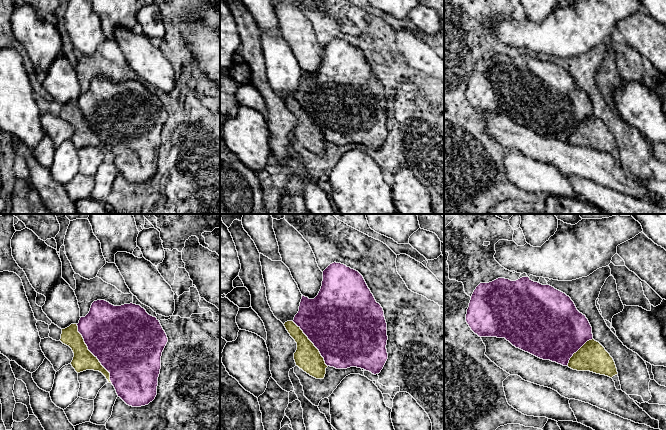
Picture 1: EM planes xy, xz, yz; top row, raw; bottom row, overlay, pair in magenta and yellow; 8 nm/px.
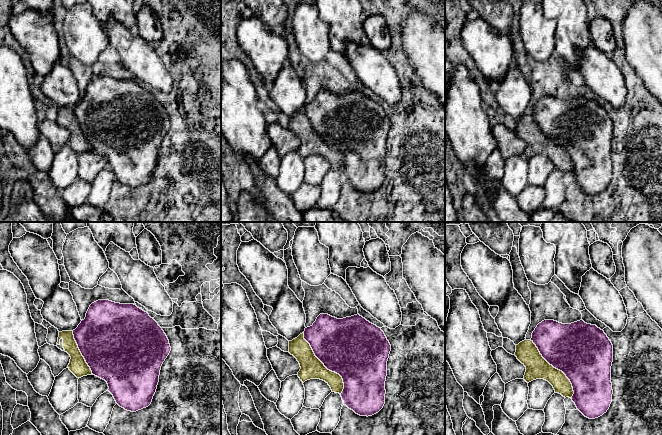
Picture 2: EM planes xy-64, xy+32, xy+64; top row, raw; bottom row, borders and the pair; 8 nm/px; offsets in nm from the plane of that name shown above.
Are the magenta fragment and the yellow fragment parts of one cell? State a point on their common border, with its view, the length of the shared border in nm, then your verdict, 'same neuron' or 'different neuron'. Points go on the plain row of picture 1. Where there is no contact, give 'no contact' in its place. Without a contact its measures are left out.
contact xy (91, 128); length 550 nm; same neuron

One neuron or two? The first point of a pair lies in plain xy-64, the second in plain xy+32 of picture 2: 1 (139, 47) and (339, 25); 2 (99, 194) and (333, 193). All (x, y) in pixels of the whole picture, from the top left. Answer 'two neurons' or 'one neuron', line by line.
1: two neurons
2: one neuron

